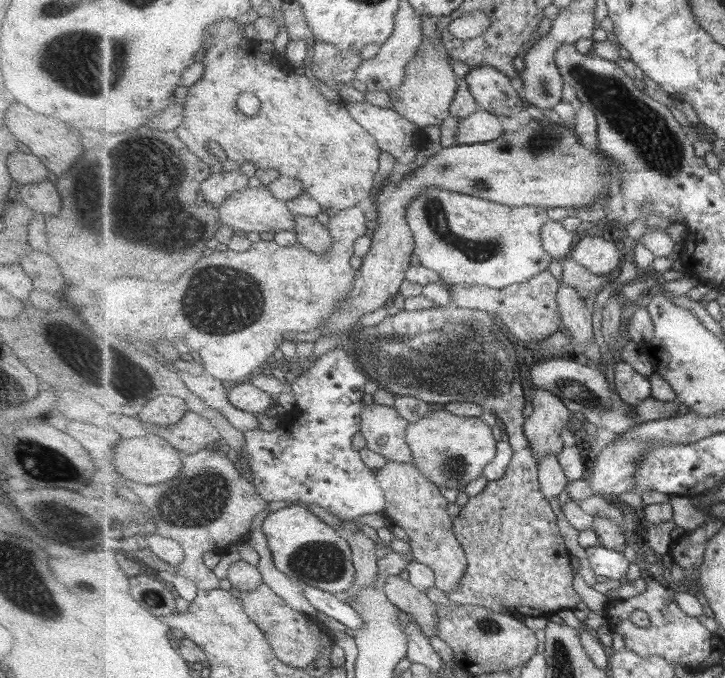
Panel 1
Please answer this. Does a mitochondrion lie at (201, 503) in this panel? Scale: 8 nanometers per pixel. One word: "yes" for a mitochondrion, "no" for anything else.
yes

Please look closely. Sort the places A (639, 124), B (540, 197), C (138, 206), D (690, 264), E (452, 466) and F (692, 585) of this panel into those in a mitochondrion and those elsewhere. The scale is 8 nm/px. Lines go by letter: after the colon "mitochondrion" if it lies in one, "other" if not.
A: mitochondrion
B: other
C: mitochondrion
D: other
E: mitochondrion
F: other

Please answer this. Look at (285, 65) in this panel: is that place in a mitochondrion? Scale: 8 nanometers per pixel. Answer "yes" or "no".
no

